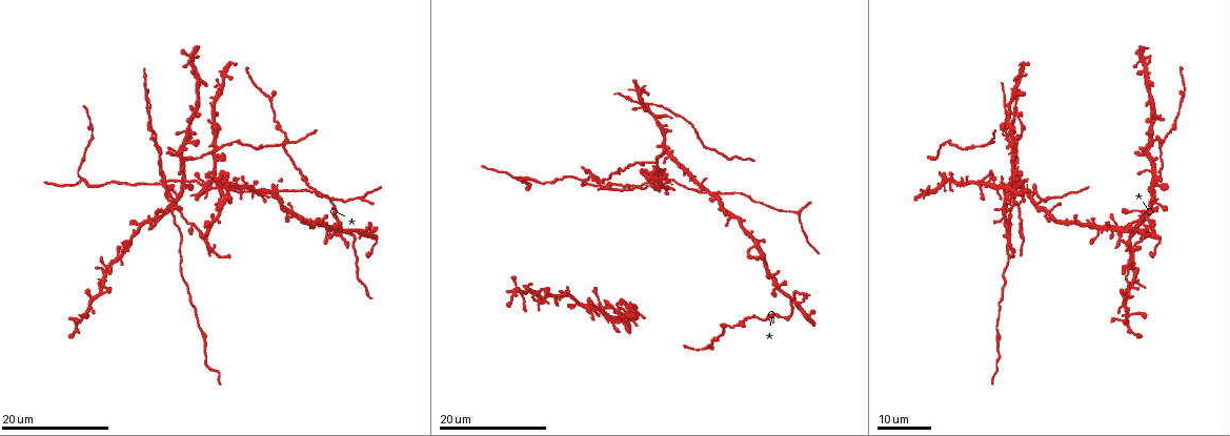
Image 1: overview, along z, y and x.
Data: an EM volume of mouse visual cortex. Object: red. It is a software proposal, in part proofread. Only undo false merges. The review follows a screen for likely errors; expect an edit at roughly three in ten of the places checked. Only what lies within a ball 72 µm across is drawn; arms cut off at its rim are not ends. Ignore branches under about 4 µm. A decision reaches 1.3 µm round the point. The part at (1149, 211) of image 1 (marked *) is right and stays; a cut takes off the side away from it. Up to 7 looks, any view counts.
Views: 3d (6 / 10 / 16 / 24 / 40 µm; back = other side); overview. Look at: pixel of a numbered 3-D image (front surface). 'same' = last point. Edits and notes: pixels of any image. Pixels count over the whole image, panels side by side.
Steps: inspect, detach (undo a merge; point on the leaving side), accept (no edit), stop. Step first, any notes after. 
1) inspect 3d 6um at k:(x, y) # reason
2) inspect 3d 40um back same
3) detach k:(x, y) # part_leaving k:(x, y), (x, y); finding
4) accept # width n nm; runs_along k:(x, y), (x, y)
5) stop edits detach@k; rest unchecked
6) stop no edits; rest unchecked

inspect 3d 24um at 1:(1014, 184) # three-way junction

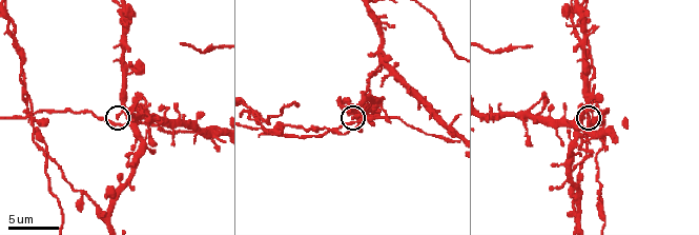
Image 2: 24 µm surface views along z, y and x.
inspect 3d 10um at 2:(590, 118) # zoom in

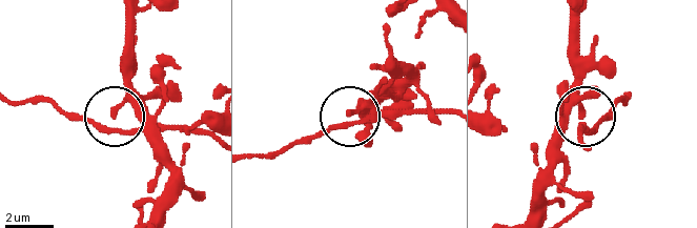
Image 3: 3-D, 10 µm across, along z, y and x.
inspect 3d 6um at 3:(350, 113) # zoom in

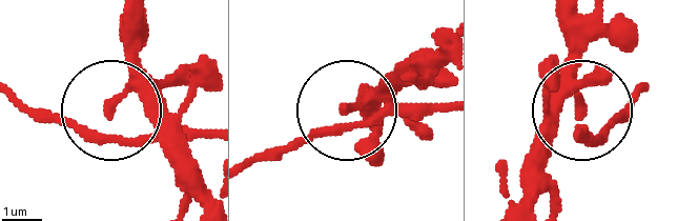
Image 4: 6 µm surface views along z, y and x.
accept # width 180 nm; runs_along 4:(583, 133), (573, 12); continuous, no second neuron

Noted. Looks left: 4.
inspect 3d 16um at 1:(80, 181) # three-way junction

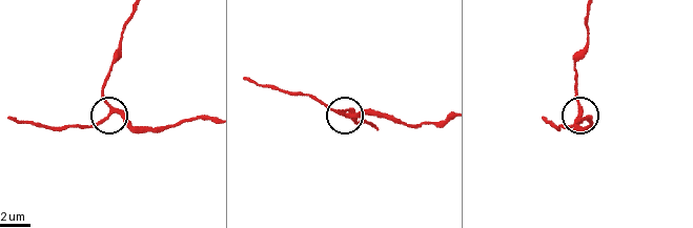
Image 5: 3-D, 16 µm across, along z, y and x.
inspect 3d 10um at 5:(348, 114)

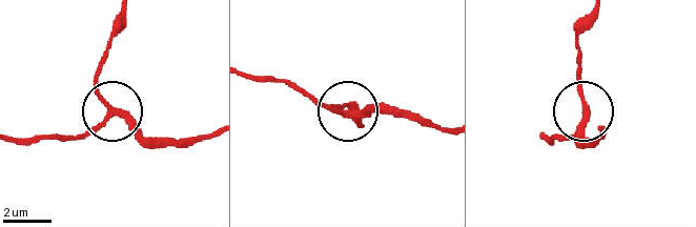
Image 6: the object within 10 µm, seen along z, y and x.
accept # width 210 nm; runs_along 6:(444, 130), (384, 111), (342, 111), (307, 96); one neuron here

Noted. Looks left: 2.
inspect 3d 10um at 2:(607, 130) # three arms meet

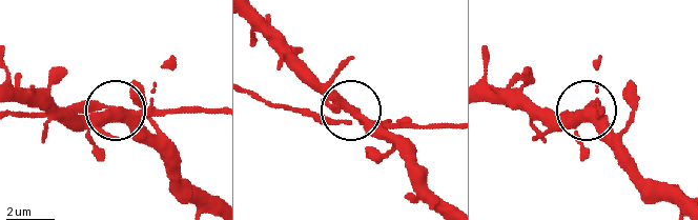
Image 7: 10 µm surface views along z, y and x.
inspect 3d 6um at 7:(356, 113) # zoom in

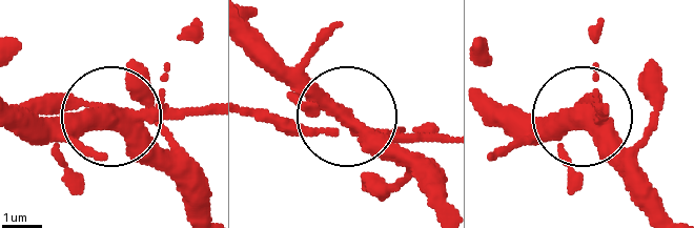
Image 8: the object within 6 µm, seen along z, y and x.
detach 8:(157, 169) # side_arm 59 um; part_leaving 8:(365, 132), (405, 162), (442, 212); two neurons meet here

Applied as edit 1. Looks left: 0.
stop edits detach@8; rest unchecked

